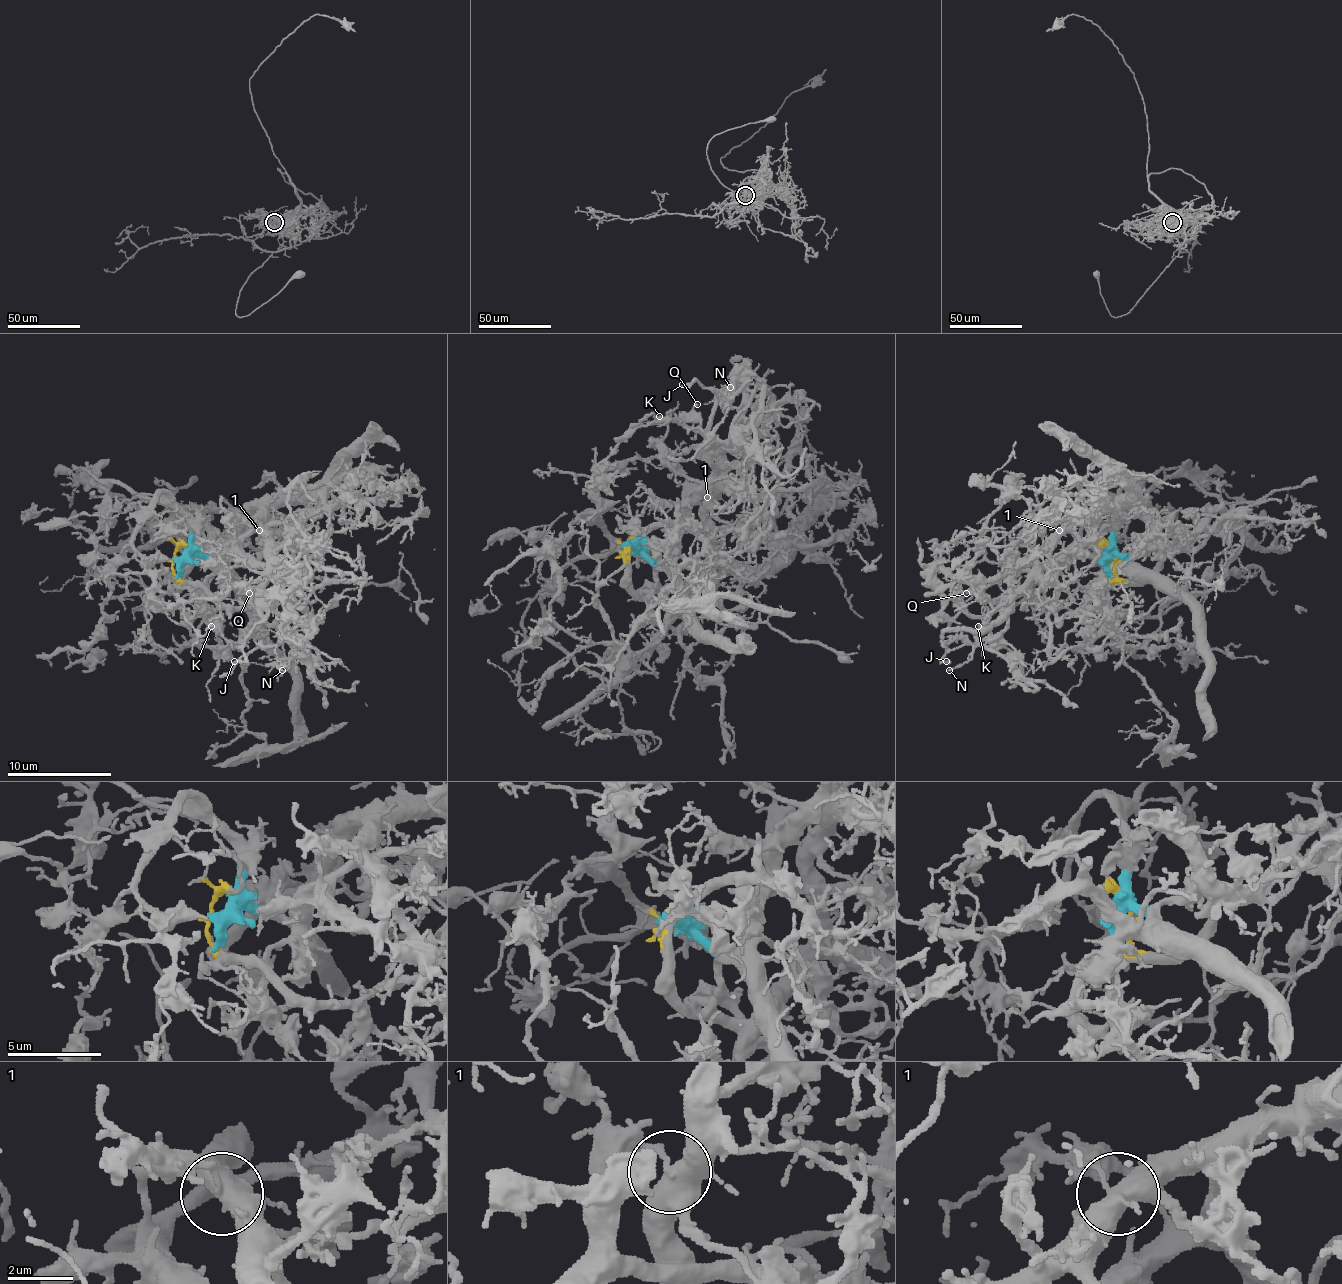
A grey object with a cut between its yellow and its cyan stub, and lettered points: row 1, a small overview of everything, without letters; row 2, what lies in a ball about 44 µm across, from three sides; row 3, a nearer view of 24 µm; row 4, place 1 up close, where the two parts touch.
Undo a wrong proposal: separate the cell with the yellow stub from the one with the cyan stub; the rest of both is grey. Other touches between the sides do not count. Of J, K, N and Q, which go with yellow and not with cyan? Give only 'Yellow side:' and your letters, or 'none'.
Yellow side: K, N

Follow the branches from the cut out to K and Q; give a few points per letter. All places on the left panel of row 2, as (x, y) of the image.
K: (181, 563), (178, 581), (259, 508), (267, 568), (186, 602), (202, 636), (212, 625)
Q: (181, 563), (199, 555), (220, 563), (235, 547), (264, 571), (264, 599), (256, 607), (249, 594)

